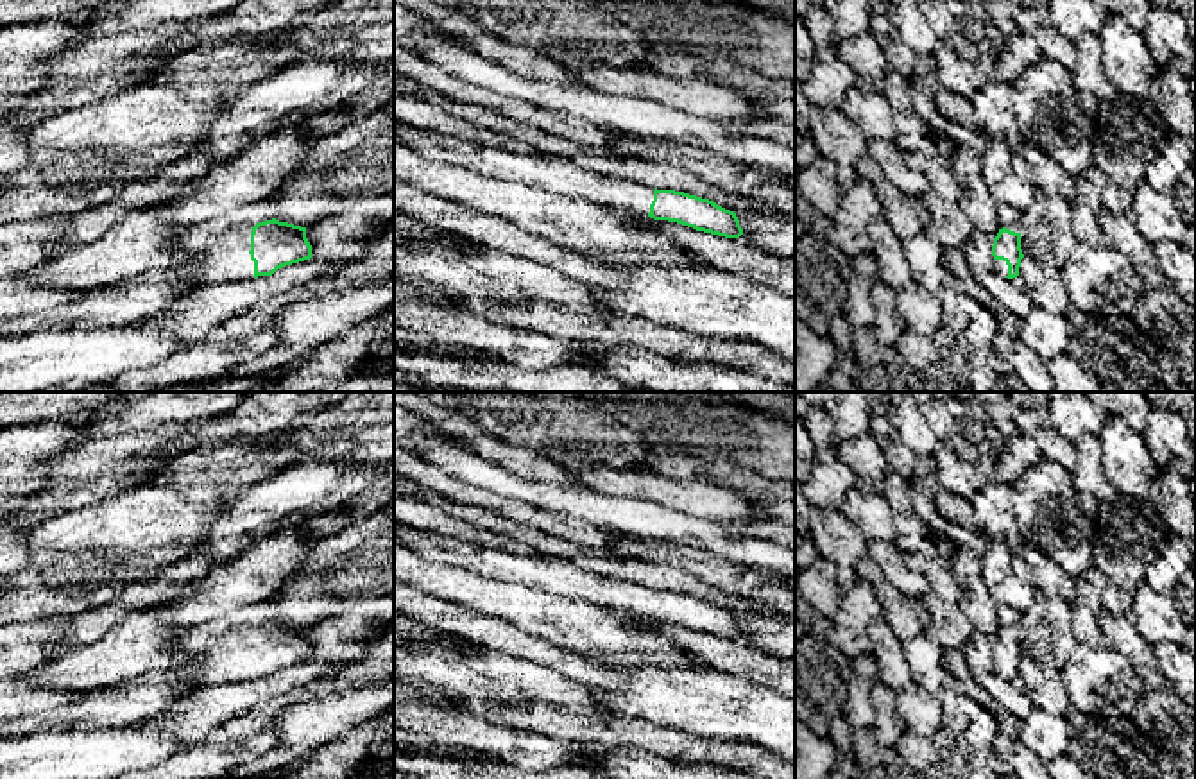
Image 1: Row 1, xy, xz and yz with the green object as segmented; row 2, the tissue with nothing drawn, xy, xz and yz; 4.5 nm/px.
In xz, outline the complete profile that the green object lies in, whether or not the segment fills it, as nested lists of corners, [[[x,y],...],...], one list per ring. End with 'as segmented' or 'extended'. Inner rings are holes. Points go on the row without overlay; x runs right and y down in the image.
[[[396,530],[394,543],[433,562],[467,568],[489,578],[512,580],[553,596],[582,600],[618,614],[677,623],[696,632],[739,639],[734,612],[709,600],[598,575],[564,559],[546,559],[483,546],[439,532]]] | extended

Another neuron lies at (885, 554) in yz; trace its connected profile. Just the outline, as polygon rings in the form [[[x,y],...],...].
[[[868,541],[867,557],[870,557],[902,595],[920,598],[929,591],[929,580],[906,566],[904,553],[892,541]]]

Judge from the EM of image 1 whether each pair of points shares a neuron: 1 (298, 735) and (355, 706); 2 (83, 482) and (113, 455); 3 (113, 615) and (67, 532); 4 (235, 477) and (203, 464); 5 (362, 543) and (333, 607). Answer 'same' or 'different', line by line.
1: same
2: same
3: different
4: same
5: same

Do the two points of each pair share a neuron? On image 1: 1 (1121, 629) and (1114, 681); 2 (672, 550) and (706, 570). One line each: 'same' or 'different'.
1: different
2: same

